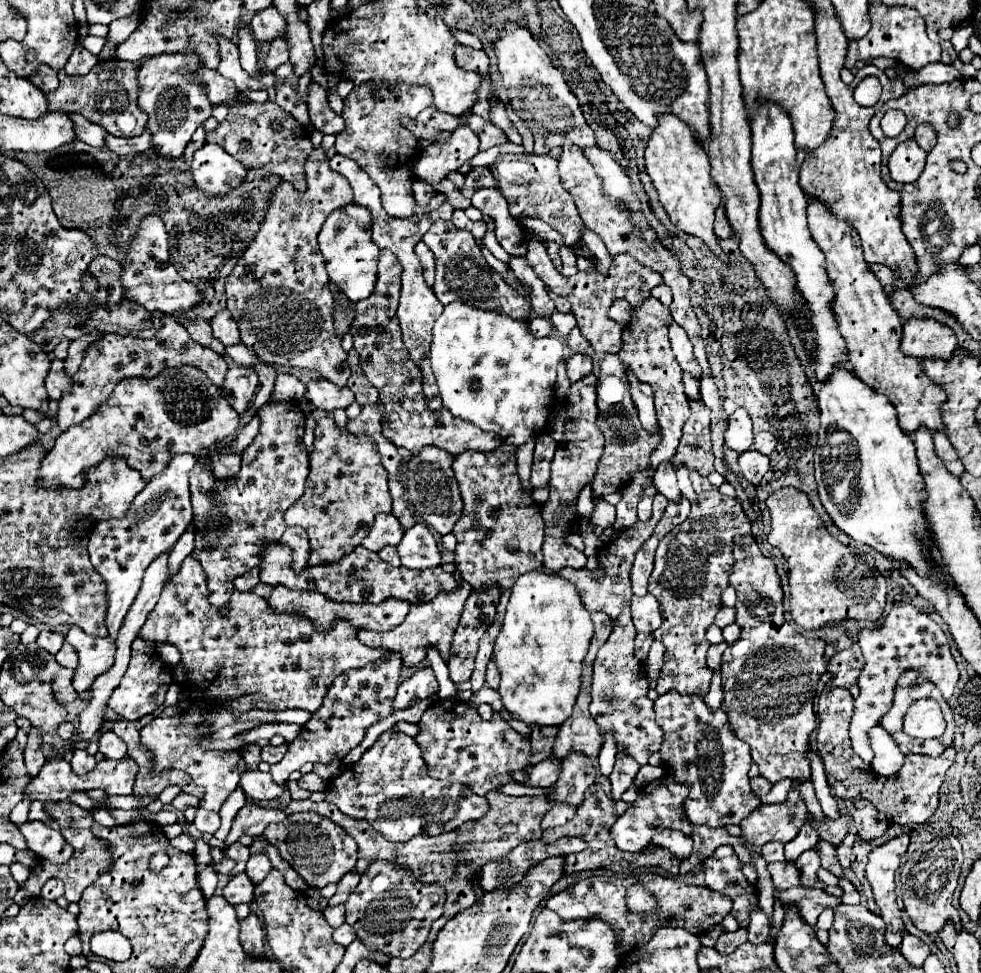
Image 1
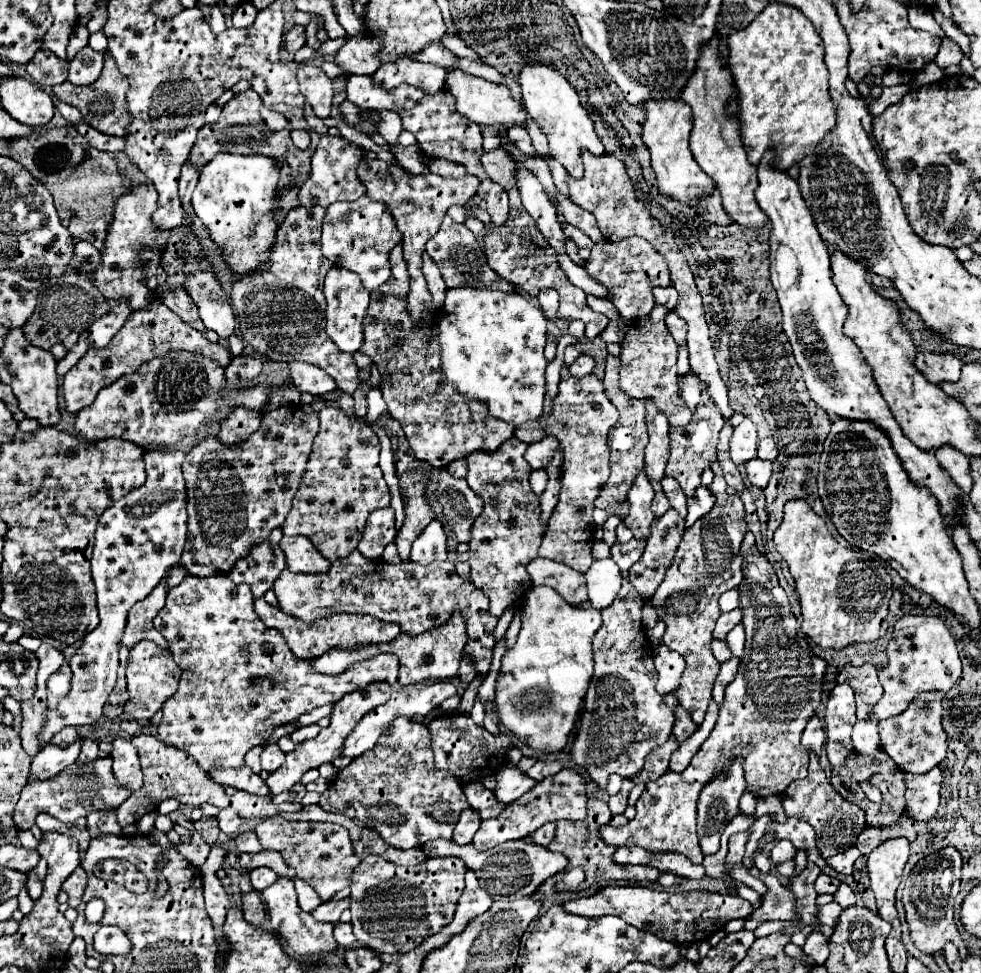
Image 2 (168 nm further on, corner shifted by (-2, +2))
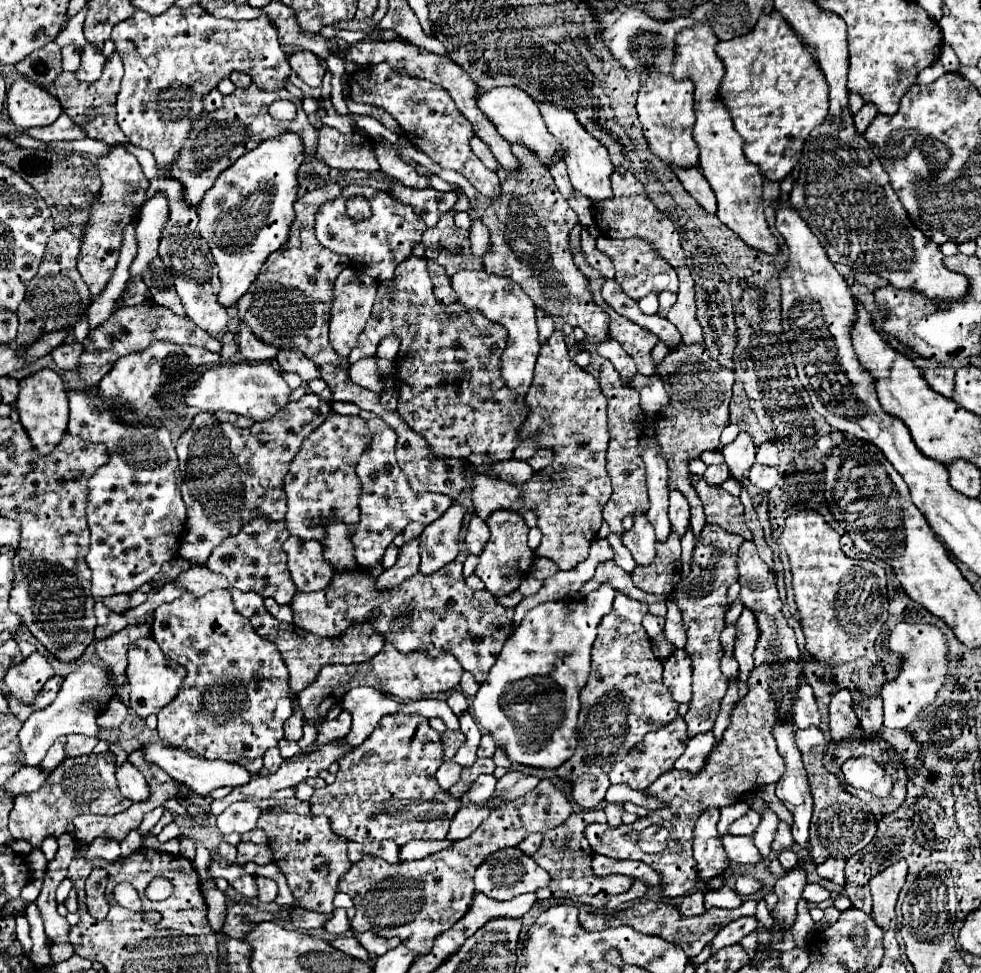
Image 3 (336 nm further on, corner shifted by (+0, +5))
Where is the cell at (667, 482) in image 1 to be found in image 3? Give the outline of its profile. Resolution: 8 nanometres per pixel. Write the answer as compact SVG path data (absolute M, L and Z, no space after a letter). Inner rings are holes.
M673 490L669 494L669 520L671 520L671 530L679 534L679 538L683 538L689 528L689 510L687 510L687 500L679 490Z

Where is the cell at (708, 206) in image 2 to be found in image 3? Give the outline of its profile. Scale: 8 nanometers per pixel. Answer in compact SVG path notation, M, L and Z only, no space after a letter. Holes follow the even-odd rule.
M673 166L673 172L677 174L677 178L681 180L681 184L685 186L685 190L711 214L717 212L717 200L715 194L709 186L709 182L705 180L705 176L701 174L699 168L695 170L679 170L679 166Z

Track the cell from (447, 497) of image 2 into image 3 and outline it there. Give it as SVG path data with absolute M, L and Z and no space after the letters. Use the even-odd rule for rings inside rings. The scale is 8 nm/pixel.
M473 514L471 522L467 526L467 536L465 536L465 544L467 544L469 552L479 556L483 552L483 546L487 544L487 538L489 538L487 524L481 518L477 518L477 514Z

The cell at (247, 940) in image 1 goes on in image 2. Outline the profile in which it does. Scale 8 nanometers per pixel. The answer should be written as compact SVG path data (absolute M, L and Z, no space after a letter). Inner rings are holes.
M251 891L249 895L243 897L241 909L243 909L245 921L249 921L249 925L253 925L253 927L261 927L265 923L265 919L267 919L265 905L263 905L263 901L261 901L257 891Z

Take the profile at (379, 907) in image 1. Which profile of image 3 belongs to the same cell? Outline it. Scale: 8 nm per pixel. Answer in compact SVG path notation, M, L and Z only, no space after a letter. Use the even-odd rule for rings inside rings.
M541 780L525 796L501 804L469 838L453 842L453 846L447 850L431 854L423 860L399 864L389 864L375 856L363 856L355 866L349 868L347 874L343 874L339 880L339 892L345 892L353 898L361 918L361 932L371 928L383 938L399 936L407 948L427 954L435 936L451 930L451 926L459 922L459 918L463 918L463 914L467 914L471 908L471 898L475 892L467 892L467 886L473 886L475 870L489 854L517 846L533 832L545 834L553 826L561 826L569 814L571 804L567 802L565 794L549 784L549 780Z

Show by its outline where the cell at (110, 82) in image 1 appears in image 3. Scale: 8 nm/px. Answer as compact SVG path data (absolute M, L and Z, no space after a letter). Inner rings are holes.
M113 54L107 64L105 64L105 70L101 74L101 78L93 84L87 84L87 82L79 82L75 78L73 72L63 72L59 78L55 78L55 96L57 100L61 102L63 106L63 112L77 124L85 130L87 138L93 138L93 140L101 140L101 142L107 142L107 144L129 144L125 134L119 130L119 124L117 124L117 112L115 112L115 100L117 100L117 94L119 94L119 84L121 84L121 78L123 78L123 62L119 58L119 54Z

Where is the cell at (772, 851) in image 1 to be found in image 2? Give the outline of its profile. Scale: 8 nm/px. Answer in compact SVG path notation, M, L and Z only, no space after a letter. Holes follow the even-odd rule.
M779 839L779 841L775 841L775 847L773 847L773 851L771 851L771 861L773 861L775 865L779 865L779 863L795 857L795 853L797 853L797 849L793 847L791 841Z

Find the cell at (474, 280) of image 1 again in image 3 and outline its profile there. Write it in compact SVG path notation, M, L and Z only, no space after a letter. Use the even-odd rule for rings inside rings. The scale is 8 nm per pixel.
M449 212L441 214L437 226L425 230L421 242L425 246L425 258L441 264L447 276L459 270L483 270L483 260L471 254L469 232L457 228Z

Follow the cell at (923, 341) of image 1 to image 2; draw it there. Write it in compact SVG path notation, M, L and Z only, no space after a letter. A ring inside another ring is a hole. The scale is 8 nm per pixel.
M919 351L915 357L915 367L933 383L957 381L961 373L961 357L957 353L931 353Z

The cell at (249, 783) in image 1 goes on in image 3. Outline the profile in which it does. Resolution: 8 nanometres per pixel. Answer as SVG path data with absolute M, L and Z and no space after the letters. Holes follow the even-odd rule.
M163 742L143 744L141 750L145 752L145 758L147 758L149 764L157 764L163 772L167 772L171 778L187 784L199 796L207 796L211 790L221 788L221 786L231 786L231 788L243 786L243 784L247 784L251 780L249 772L239 764L231 764L231 762L223 762L223 760L203 760L203 758L191 756L189 752L183 752L179 748L169 748Z

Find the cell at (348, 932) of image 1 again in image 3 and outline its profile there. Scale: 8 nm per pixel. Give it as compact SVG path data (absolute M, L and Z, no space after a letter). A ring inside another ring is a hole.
M335 908L335 910L333 910L333 914L331 914L331 918L329 918L329 920L327 920L327 924L325 924L325 930L327 930L327 932L331 932L331 934L337 934L337 936L347 934L347 932L349 932L347 912L345 912L343 908Z

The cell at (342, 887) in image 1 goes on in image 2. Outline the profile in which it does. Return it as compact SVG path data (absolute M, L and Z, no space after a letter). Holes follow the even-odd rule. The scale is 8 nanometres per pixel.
M349 897L339 901L339 903L333 903L333 901L327 901L319 907L319 919L317 921L329 921L329 923L337 923L339 921L339 915L341 911L345 911L349 907Z

